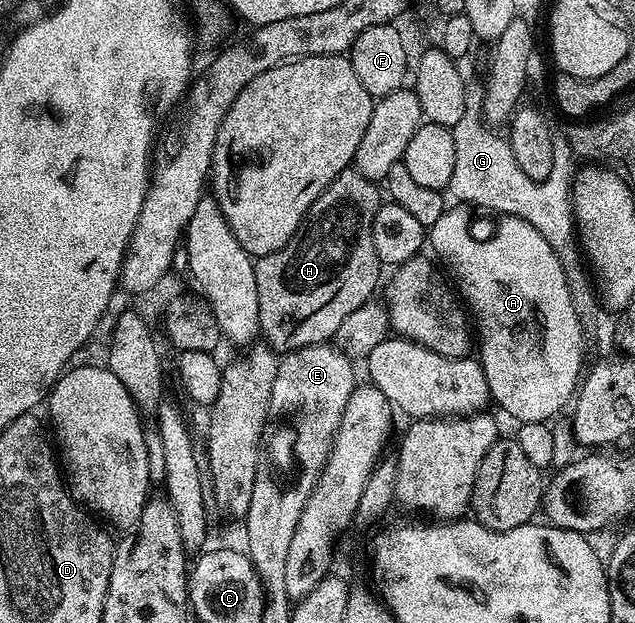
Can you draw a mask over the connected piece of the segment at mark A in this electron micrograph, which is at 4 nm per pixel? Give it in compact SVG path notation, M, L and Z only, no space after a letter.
M504 215L498 218L495 234L491 239L478 242L467 231L463 231L459 237L459 245L463 249L441 250L438 260L443 260L451 268L456 281L454 284L457 289L459 284L458 292L477 326L477 360L485 371L491 401L498 408L515 416L518 422L550 422L558 418L558 413L566 405L568 408L572 404L585 369L585 329L575 314L557 249L525 219Z

